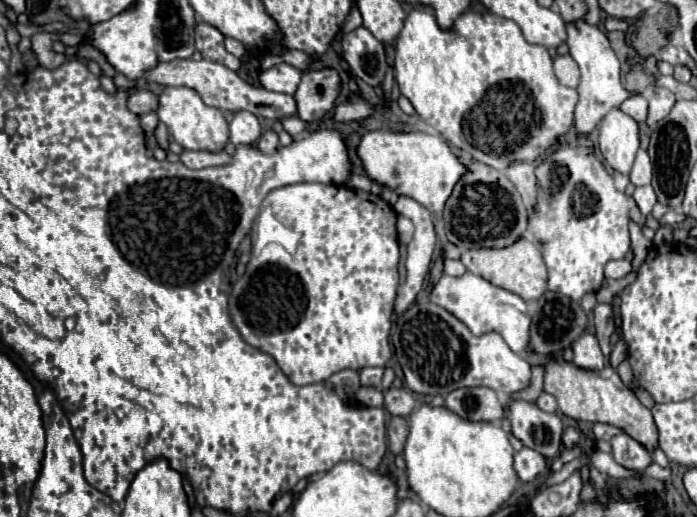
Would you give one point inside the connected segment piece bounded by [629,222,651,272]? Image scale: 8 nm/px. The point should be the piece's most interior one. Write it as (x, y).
(639, 244)

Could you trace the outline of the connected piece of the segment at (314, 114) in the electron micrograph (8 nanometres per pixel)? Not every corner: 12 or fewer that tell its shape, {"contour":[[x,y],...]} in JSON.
{"contour":[[333,68],[305,72],[297,92],[297,116],[321,120],[339,96]]}

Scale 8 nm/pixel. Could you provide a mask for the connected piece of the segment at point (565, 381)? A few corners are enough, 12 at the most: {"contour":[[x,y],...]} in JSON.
{"contour":[[545,364],[545,392],[573,420],[607,422],[651,454],[659,432],[619,374]]}

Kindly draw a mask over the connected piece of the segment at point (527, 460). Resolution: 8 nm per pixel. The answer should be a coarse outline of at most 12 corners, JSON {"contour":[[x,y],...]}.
{"contour":[[523,446],[515,452],[515,472],[533,482],[547,472],[539,452]]}

